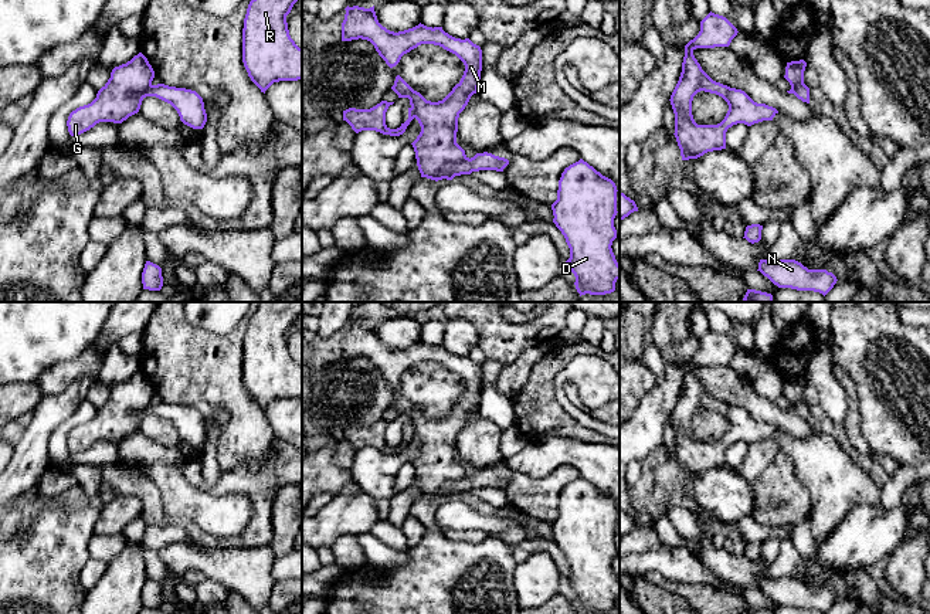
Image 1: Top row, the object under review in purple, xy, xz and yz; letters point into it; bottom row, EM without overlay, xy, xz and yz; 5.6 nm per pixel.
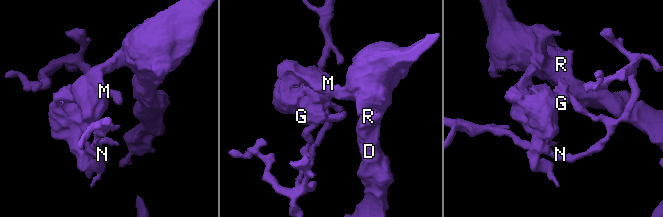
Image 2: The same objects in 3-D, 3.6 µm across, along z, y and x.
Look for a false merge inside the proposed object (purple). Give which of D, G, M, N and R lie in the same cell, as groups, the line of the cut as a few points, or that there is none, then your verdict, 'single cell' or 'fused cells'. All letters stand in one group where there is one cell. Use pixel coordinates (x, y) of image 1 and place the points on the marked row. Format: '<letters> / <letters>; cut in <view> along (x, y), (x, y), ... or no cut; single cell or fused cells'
D G M R / N; cut in xz along (467, 158), (447, 165), (435, 180); fused cells

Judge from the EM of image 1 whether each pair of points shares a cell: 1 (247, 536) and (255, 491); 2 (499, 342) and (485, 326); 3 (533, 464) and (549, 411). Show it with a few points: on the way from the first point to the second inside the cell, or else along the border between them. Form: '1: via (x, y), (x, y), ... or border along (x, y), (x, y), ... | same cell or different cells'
1: via (258, 525), (260, 502) | same cell
2: via (496, 338), (489, 331) | same cell
3: border along (574, 437), (540, 437), (529, 443) | different cells

